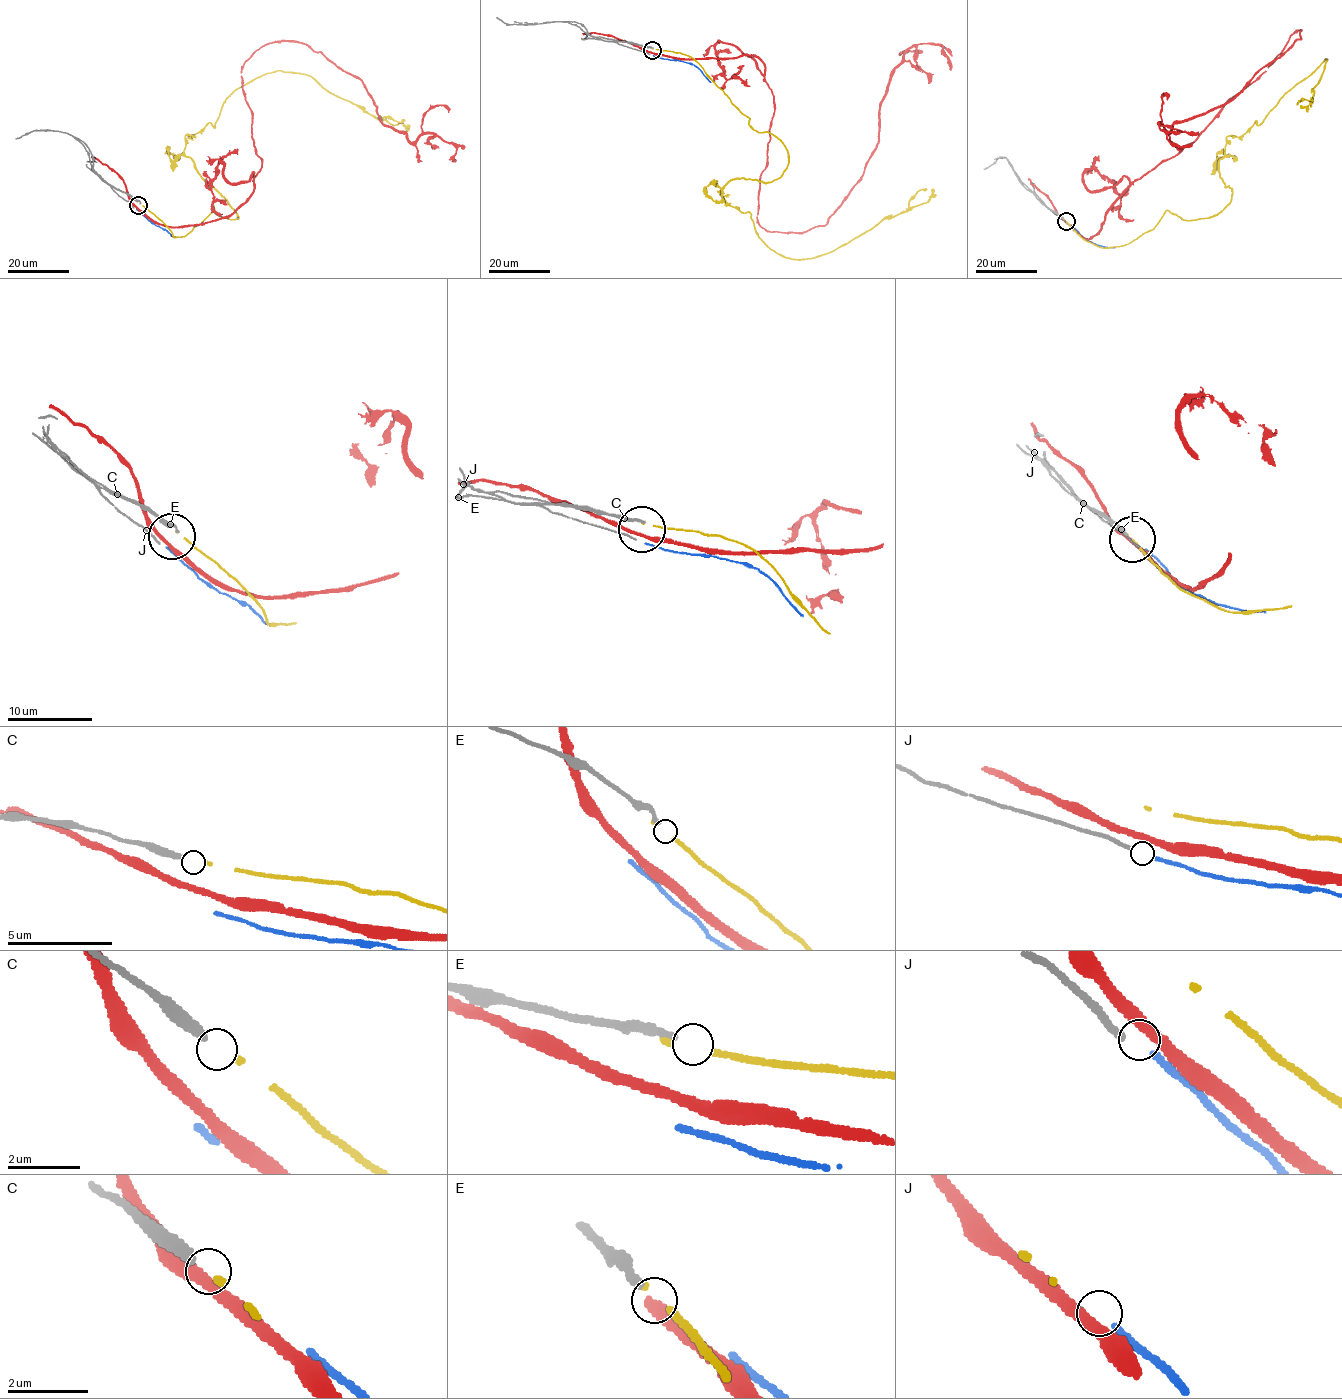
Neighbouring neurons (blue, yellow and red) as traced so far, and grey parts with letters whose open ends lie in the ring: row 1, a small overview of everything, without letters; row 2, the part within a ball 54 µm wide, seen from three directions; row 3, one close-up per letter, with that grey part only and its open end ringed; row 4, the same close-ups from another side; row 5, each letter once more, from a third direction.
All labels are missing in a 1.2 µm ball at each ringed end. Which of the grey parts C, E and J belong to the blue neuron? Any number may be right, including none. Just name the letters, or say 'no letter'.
no letter

